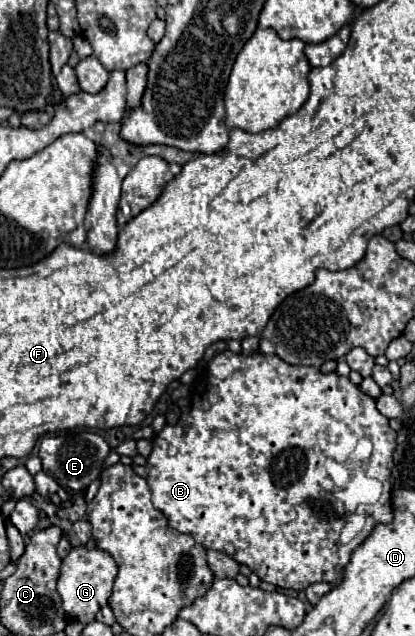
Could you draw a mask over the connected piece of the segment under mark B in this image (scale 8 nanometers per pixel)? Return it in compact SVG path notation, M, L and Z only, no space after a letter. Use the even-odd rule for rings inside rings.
M230 350L216 354L216 358L208 364L208 372L204 376L204 380L200 380L196 394L194 394L194 408L190 410L190 414L182 416L178 420L178 424L174 426L166 426L162 432L158 432L152 440L152 454L148 456L146 468L148 468L148 484L152 490L152 502L158 510L162 510L168 516L168 522L172 528L176 528L182 534L192 536L196 542L200 542L204 548L214 548L220 550L228 556L232 556L238 564L246 564L260 580L274 584L278 588L286 588L286 590L306 590L306 586L314 584L314 582L338 582L344 574L344 568L350 560L350 554L372 534L376 524L388 524L392 520L392 504L390 504L390 486L386 484L386 492L378 498L376 504L372 504L372 512L366 512L366 526L364 530L348 544L338 546L336 540L340 536L340 528L342 528L342 504L338 504L332 496L322 496L322 492L330 492L336 490L336 486L332 484L332 480L328 478L326 472L326 460L334 460L336 458L336 450L334 446L338 446L342 436L354 436L356 440L360 440L362 436L368 438L372 442L372 446L388 446L388 458L380 456L380 454L372 454L370 462L392 462L392 452L396 448L396 432L390 428L388 418L382 416L376 410L376 402L374 398L366 396L358 386L354 386L348 378L338 376L336 372L330 374L322 374L318 368L314 366L292 366L286 364L282 358L278 356L262 356L262 354L254 354L254 356L244 356L244 354L232 354Z

